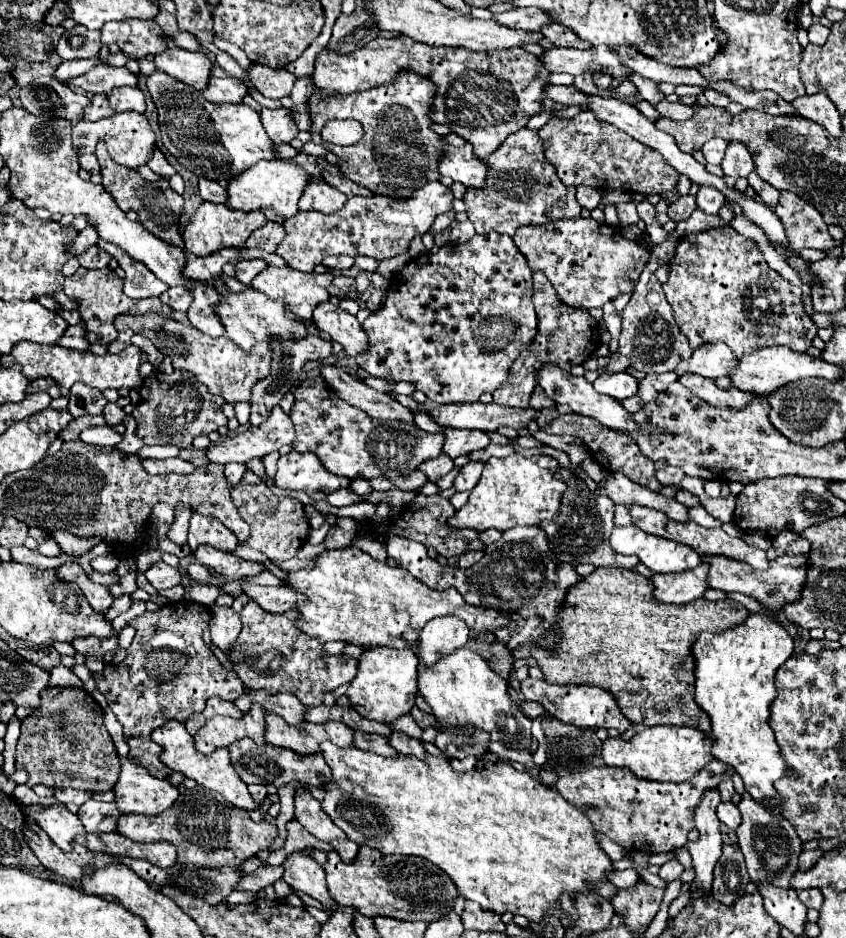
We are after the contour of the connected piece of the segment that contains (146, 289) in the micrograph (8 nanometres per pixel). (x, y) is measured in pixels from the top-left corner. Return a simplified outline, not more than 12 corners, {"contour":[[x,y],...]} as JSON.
{"contour":[[97,240],[125,270],[125,294],[161,296],[169,286],[111,242]]}

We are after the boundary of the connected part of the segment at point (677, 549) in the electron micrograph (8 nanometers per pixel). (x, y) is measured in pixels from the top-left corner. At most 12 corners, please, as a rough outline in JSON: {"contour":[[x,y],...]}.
{"contour":[[615,526],[611,548],[653,572],[701,564],[693,548]]}

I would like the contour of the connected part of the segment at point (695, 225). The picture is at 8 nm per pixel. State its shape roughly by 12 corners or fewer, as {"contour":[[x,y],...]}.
{"contour":[[695,210],[677,224],[681,236],[725,226],[719,216]]}

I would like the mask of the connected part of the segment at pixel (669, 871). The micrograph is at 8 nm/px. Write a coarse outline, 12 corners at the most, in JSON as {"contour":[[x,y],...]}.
{"contour":[[669,860],[659,870],[665,882],[677,880],[683,866],[677,860]]}

